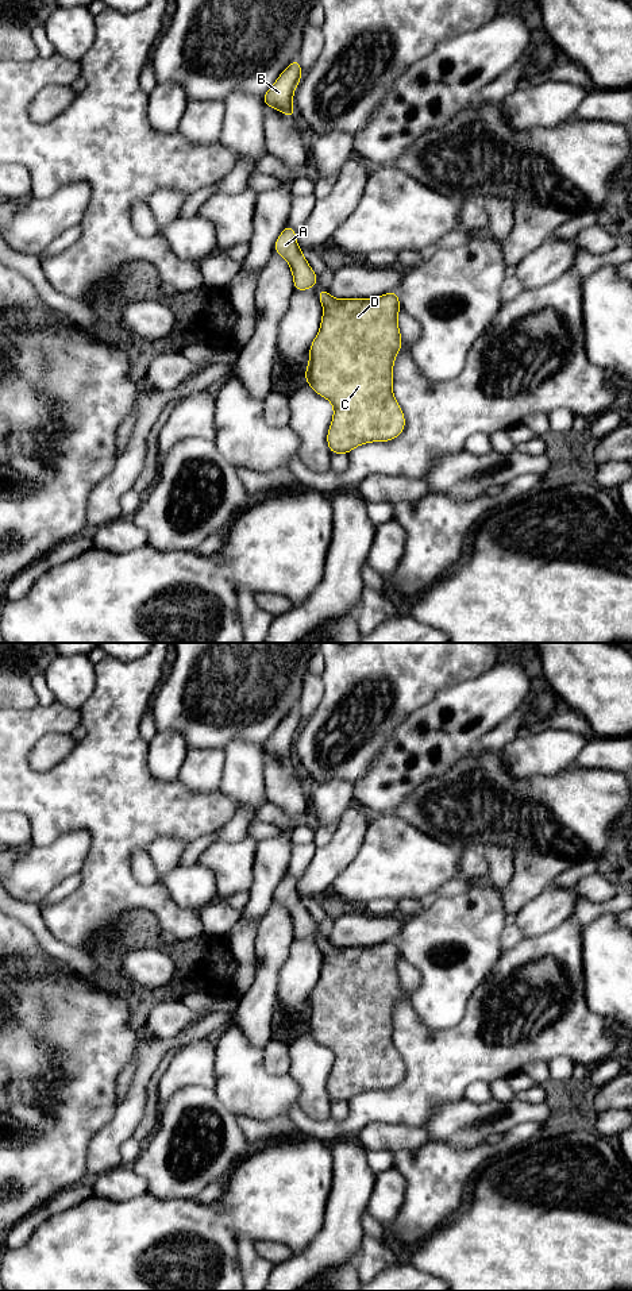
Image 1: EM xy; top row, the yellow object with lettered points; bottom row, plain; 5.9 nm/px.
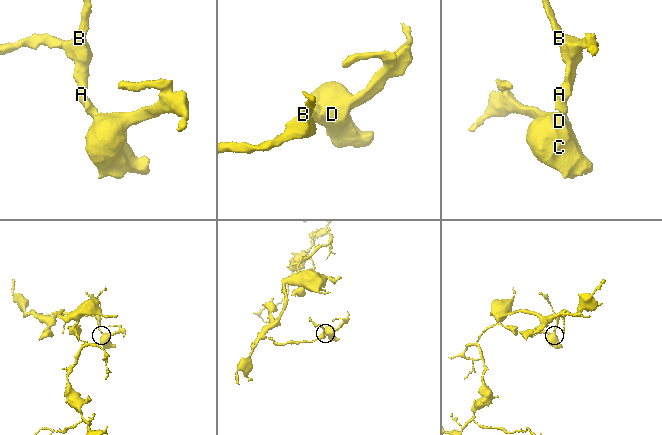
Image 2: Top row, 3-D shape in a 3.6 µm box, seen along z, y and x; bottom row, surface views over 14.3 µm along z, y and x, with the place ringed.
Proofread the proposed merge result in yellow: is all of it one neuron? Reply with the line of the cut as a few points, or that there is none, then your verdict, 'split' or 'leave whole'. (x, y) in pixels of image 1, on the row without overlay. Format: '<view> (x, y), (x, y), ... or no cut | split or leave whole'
no cut | leave whole

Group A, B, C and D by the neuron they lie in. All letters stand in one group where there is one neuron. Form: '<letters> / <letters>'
A B C D

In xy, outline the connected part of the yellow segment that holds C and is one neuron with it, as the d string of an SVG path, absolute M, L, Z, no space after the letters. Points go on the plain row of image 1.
M319 939L323 953L320 978L309 997L305 1029L334 1055L327 1080L331 1102L346 1102L361 1092L392 1090L405 1078L405 1064L393 1044L393 1014L402 987L397 971L401 957L398 941L371 947L334 947Z

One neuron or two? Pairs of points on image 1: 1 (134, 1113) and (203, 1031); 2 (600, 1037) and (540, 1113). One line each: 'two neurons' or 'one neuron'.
1: one neuron
2: two neurons

